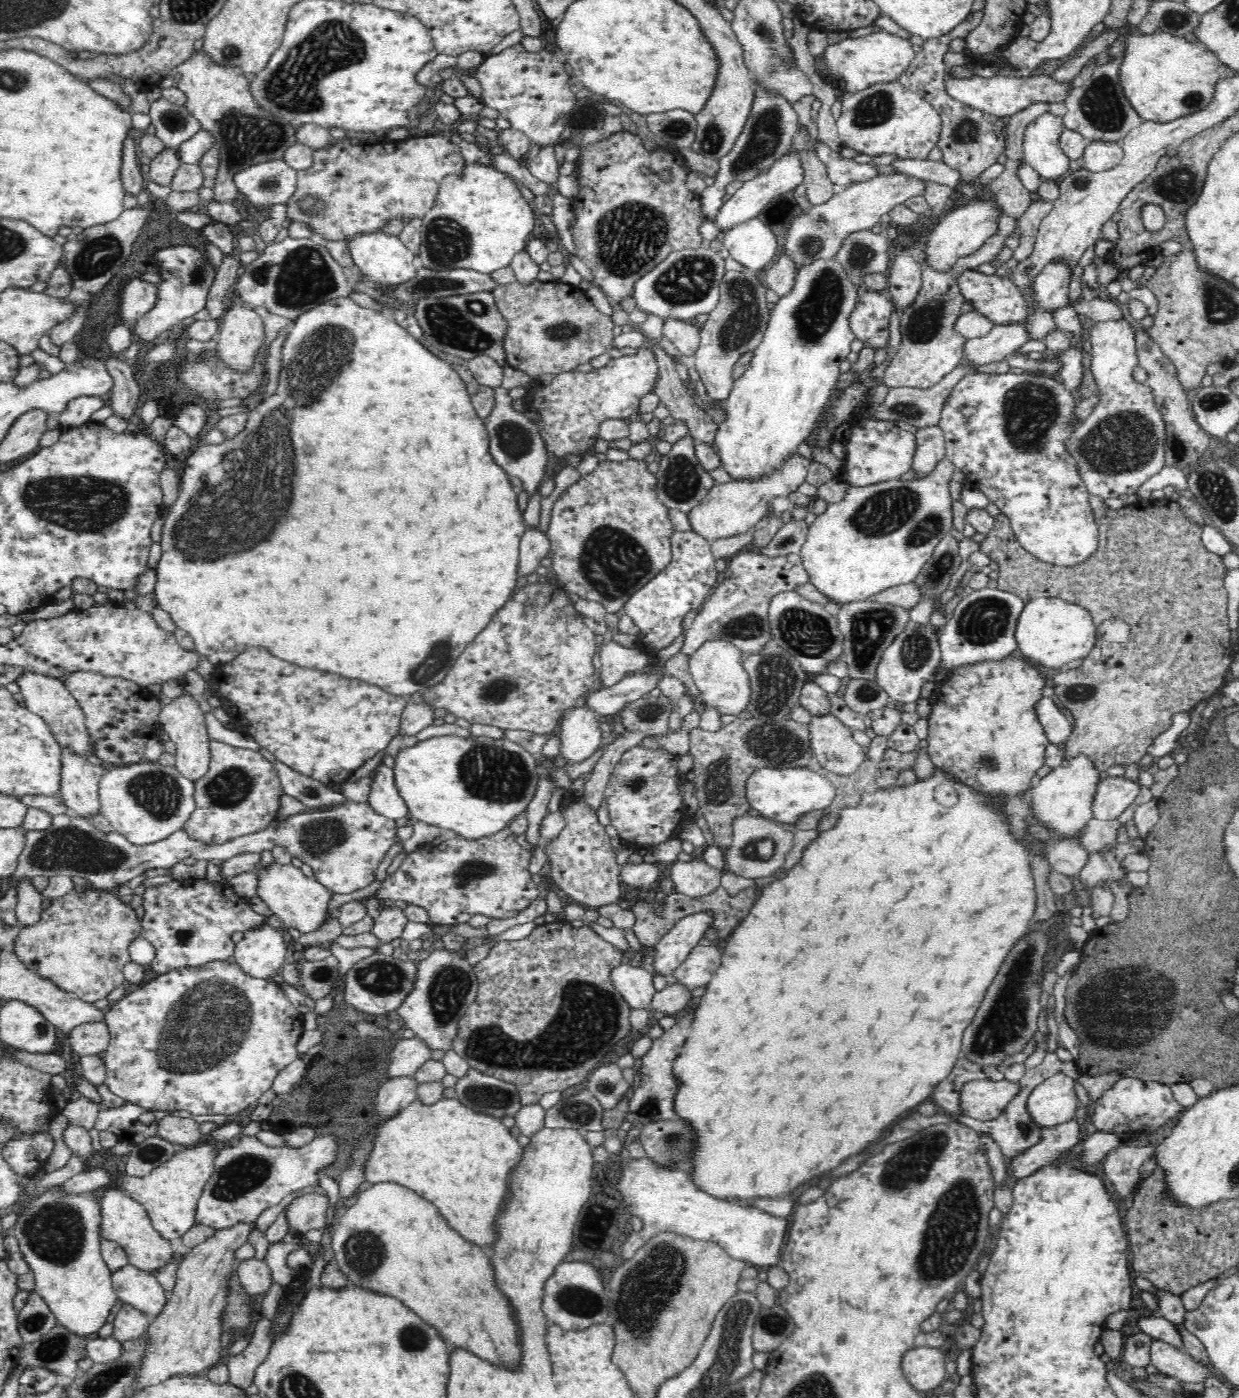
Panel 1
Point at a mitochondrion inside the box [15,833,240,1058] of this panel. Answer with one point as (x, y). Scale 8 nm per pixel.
(39, 1030)

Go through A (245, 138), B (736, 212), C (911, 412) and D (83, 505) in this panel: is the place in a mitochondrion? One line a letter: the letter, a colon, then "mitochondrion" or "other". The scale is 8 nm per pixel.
A: mitochondrion
B: other
C: mitochondrion
D: mitochondrion

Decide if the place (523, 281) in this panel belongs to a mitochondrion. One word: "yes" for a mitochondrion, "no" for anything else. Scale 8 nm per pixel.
no

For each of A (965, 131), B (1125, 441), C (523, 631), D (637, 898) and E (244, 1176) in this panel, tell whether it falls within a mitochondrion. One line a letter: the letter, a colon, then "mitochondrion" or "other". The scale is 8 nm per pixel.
A: mitochondrion
B: mitochondrion
C: other
D: other
E: mitochondrion

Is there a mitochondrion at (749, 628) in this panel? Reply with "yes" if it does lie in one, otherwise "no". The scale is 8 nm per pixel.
yes

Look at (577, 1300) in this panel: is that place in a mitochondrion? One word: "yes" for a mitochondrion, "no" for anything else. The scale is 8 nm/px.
yes

